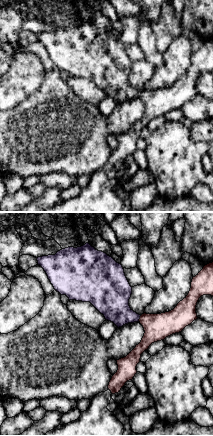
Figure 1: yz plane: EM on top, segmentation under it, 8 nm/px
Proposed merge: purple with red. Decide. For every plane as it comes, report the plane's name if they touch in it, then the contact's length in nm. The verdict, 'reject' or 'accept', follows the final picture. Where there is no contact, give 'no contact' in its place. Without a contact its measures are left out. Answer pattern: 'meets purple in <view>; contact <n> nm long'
meets purple in yz; contact 60 nm long

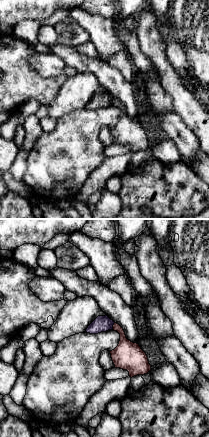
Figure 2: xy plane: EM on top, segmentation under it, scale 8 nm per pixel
meets purple in xy; contact 60 nm long

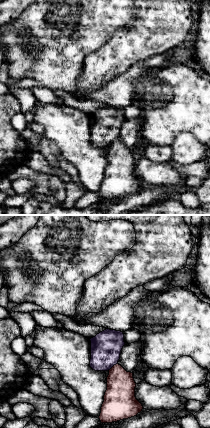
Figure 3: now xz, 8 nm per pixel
meets purple in xz; contact 90 nm long

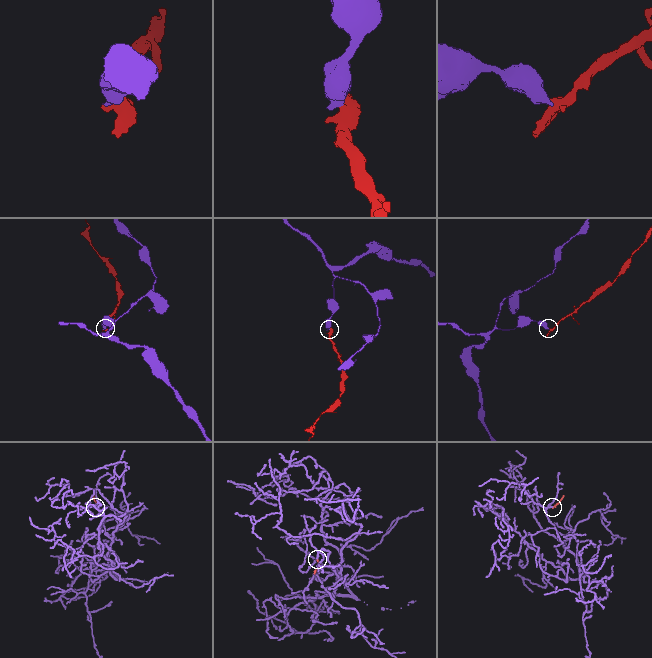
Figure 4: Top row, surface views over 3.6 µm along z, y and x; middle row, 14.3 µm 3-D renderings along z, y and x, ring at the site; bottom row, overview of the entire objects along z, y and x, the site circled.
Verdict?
reject

